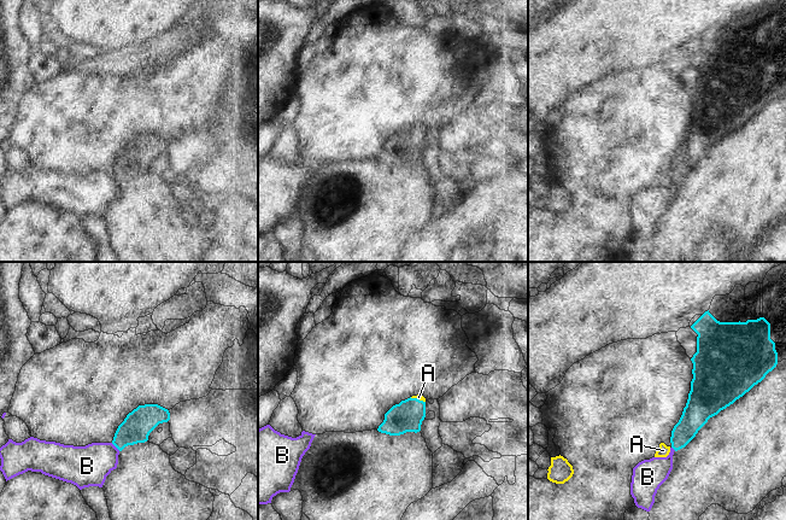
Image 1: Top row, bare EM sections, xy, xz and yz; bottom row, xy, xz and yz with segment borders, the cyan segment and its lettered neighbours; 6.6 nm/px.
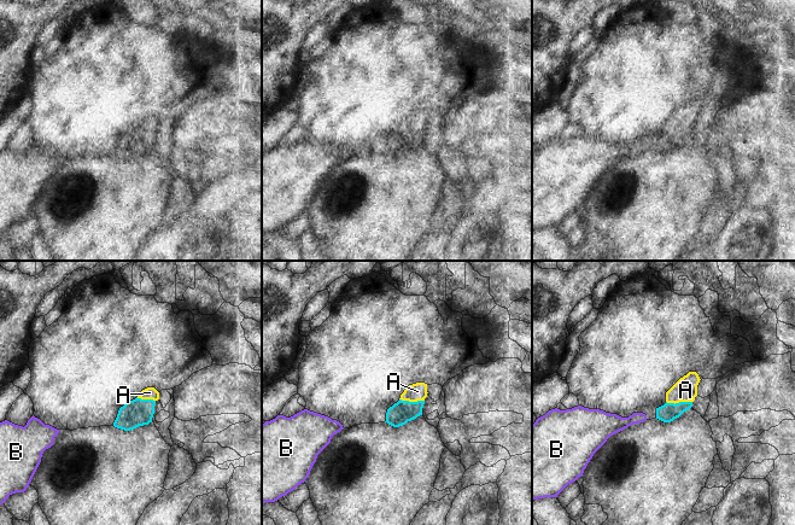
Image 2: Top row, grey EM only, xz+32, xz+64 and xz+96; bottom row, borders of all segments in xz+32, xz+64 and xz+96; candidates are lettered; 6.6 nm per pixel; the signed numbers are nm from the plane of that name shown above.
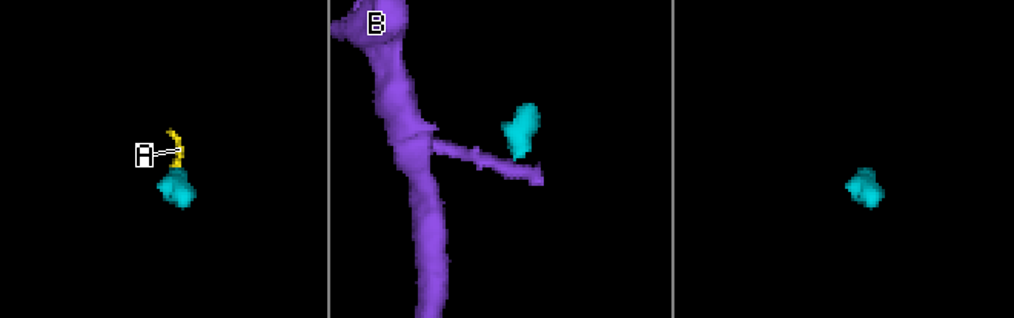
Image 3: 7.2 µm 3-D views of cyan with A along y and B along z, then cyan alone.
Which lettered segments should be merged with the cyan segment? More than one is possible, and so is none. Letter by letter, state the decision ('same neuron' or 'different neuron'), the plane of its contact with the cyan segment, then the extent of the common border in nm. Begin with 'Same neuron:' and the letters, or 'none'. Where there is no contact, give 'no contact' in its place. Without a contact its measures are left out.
Same neuron: A
A: same neuron | xz | 110 nm
B: different neuron | xy | 80 nm

